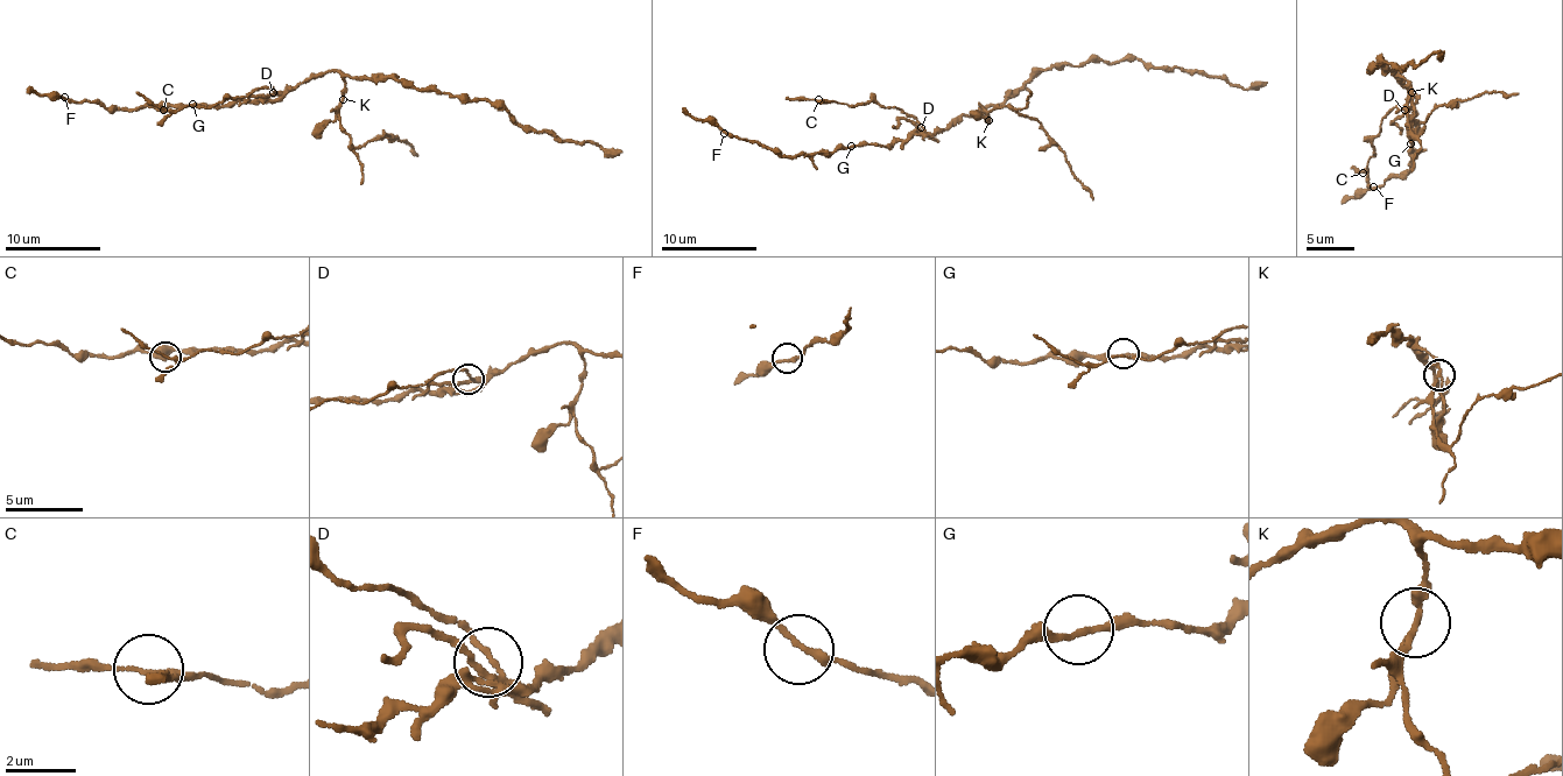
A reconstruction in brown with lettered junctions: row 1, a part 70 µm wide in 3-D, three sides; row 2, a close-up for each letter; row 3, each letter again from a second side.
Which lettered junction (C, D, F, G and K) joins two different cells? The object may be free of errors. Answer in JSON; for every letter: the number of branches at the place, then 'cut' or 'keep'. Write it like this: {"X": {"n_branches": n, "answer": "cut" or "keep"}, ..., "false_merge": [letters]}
{"C": {"n_branches": 3, "answer": "keep"}, "D": {"n_branches": 3, "answer": "keep"}, "F": {"n_branches": 2, "answer": "keep"}, "G": {"n_branches": 2, "answer": "keep"}, "K": {"n_branches": 3, "answer": "cut"}, "false_merge": ["K"]}

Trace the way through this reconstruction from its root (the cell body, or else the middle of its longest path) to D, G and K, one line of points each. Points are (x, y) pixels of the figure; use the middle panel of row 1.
D: (964, 115), (933, 134), (926, 133), (921, 127)
G: (964, 115), (942, 129), (914, 132), (905, 140), (893, 140), (885, 146), (851, 146)
K: (964, 115), (977, 113), (990, 120)

